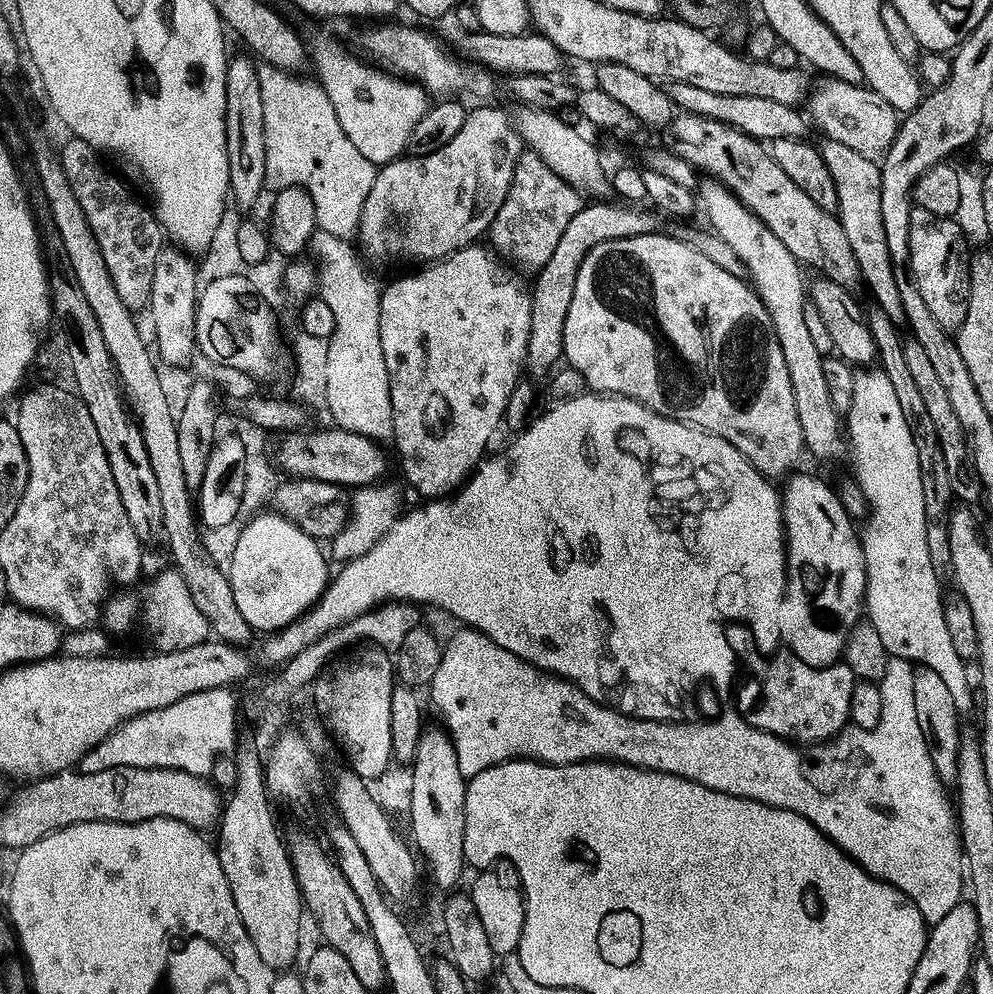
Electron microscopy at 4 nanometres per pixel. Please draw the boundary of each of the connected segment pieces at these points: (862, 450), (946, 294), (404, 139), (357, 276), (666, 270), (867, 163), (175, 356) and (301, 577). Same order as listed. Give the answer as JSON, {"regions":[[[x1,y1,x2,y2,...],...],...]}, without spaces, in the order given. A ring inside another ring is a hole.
{"regions":[[[860,370,855,373,853,382,853,405,846,415,846,439,850,445,850,457,856,463,856,480,872,507,864,528,862,524,862,543,866,578,868,585,864,591,867,619,882,637,889,657,897,660,910,660,913,665,934,670,948,692,954,697,957,712,967,714,972,708,974,684,968,681,969,665,954,650,953,639,946,628,943,617,945,597,942,587,934,576,933,563,930,562,927,545,927,520,925,499,922,490,922,473,919,470,918,451,914,437,907,425,909,413,904,413,905,401,898,401,890,378,881,371]],[[913,207,910,214,910,258,908,263,912,281,918,286,930,314,938,326,955,330,962,326,968,309,968,282,966,279,966,252,964,236,955,219,936,217,920,207]],[[316,40,310,44,310,64,313,69,316,67,315,77,320,87,326,90,334,106,334,114,338,114,342,130,346,130,346,138,350,138,362,158,366,158,371,164,383,166,405,155,410,134,414,134,414,126,418,126,422,114,426,114,430,106,430,96,419,84,365,62,351,47,349,48,343,48,336,40]],[[319,230,313,233,310,243,311,251,320,255,322,264,318,270,318,295,324,299,323,307,334,314,334,334,328,339,324,400,335,427,384,442,392,434,392,399,380,329,382,284,368,273,361,253,352,247,349,241]],[[654,231,647,232,644,236,607,240,594,246,594,250,590,250,590,254,582,258,582,266,578,266,578,278,574,282,574,298,570,300,570,311,566,314,564,327,563,359,567,367,578,370,582,374,585,385,595,385,601,393,637,400,642,406,654,410,659,416,666,416,669,420,680,420,683,424,691,424,693,428,701,428,703,432,721,436,765,476,787,477,795,469,792,467,799,462,800,455,802,457,805,455,806,449,802,426,798,422,798,410,794,406,794,390,790,386,790,374,786,370,786,358,782,358,782,346,778,346,778,338,774,334,770,314,764,309,759,296,743,279,728,274,726,270,710,262,705,255,698,254,687,245,686,241,677,240,672,234,660,235,659,231],[660,312,724,312,724,336,720,336,720,332,708,332,708,336,704,336,704,332,696,332,700,340,696,340,696,363,694,364,692,356,688,356,688,336,669,337,668,328,654,318],[720,364,724,364,724,400,720,400],[712,368,716,368,716,400,712,400]],[[826,138,822,142,819,145,820,153,838,192,838,219,846,231,855,261,858,262,861,279,865,285,868,284,875,305,882,308,895,324,903,323,904,311,901,295,898,293,896,269,890,261,890,250,887,249,886,232,882,223,879,163,869,156,862,155,860,151,852,150,850,146,834,142,833,139]],[[166,246,155,263,148,314,152,316,156,354,159,361,174,368,188,365,198,354,196,305,199,304,200,285,195,274,197,265,186,252]],[[261,511,248,520,249,524,241,530,232,548,232,565,226,568,242,618,246,618,254,630,261,628,264,634,300,619,323,595,330,579,329,561,325,549,319,548,318,540,306,535,280,512,268,511]]]}

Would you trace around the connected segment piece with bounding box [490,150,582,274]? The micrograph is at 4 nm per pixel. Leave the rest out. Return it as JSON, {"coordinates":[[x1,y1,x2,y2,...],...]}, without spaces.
{"coordinates":[[525,150,516,163,506,202,502,202,502,210,498,210,492,223,491,247,505,261,513,260,518,267,535,274,542,266,546,266,546,262,550,262,550,254,554,254,566,225,570,218,574,218,574,214,578,214,581,206,581,193,556,174,542,158,538,158,538,154]]}

